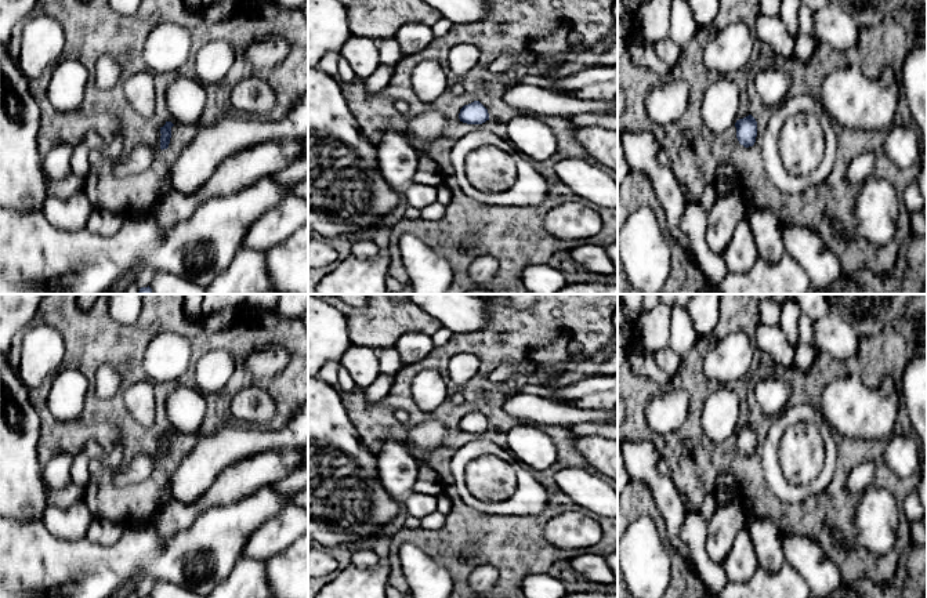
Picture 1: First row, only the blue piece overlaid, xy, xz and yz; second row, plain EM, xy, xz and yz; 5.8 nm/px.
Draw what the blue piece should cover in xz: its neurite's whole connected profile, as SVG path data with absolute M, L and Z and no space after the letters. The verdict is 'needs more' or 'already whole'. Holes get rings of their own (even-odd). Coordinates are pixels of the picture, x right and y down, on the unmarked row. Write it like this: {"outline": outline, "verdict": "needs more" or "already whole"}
{"outline": "M474 410L460 418L459 428L467 434L482 434L489 430L489 423L479 410Z", "verdict": "already whole"}

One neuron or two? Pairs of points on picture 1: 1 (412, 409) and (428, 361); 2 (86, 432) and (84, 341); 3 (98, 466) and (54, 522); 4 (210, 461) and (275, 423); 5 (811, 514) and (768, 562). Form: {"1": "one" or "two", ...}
{"1": "one", "2": "one", "3": "two", "4": "two", "5": "two"}

